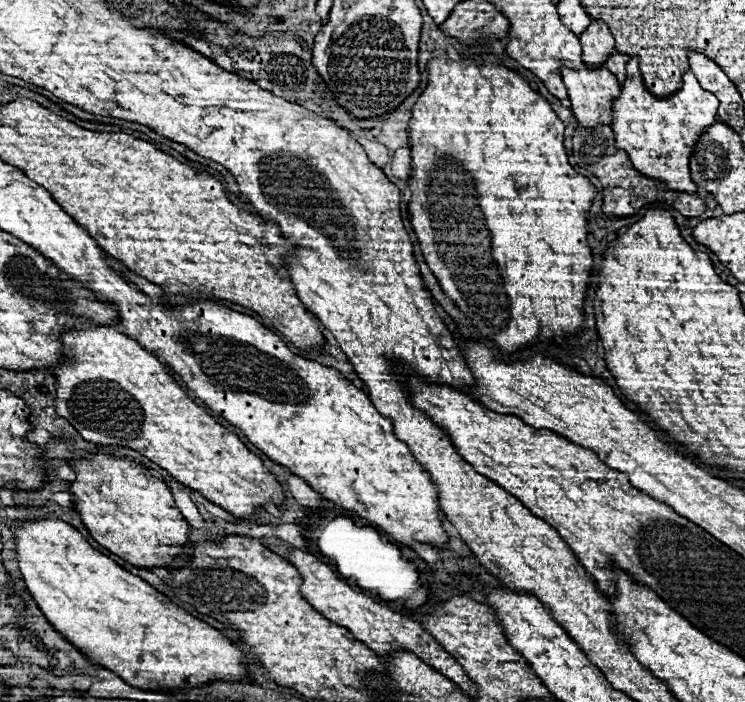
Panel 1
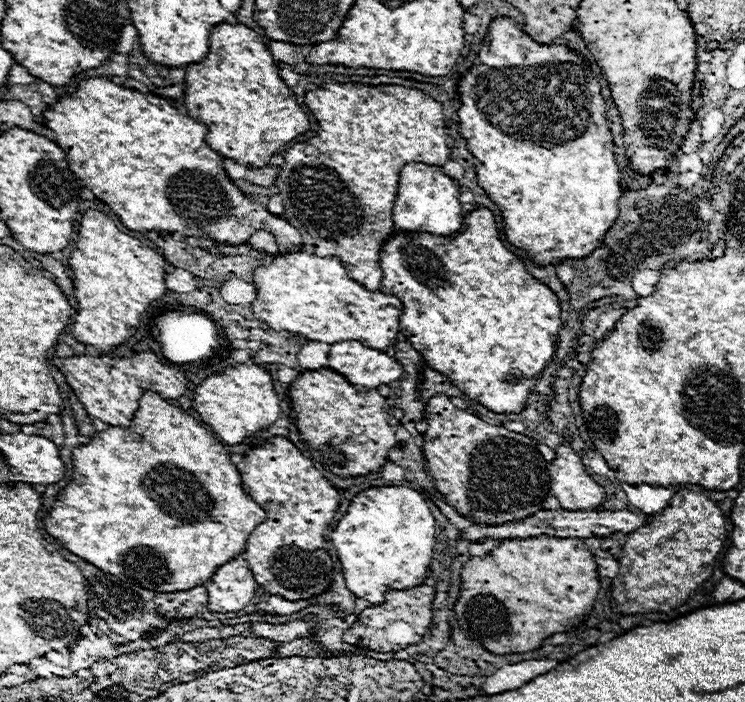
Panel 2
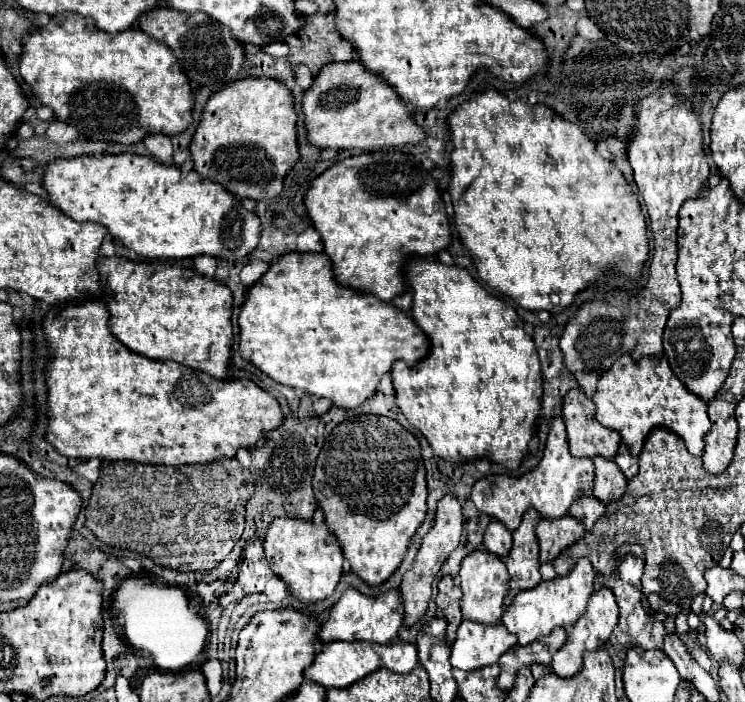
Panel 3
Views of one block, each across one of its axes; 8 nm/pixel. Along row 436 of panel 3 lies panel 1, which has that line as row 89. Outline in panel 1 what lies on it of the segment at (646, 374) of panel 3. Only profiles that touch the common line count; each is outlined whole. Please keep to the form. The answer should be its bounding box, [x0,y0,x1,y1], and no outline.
[614,58,718,194]

